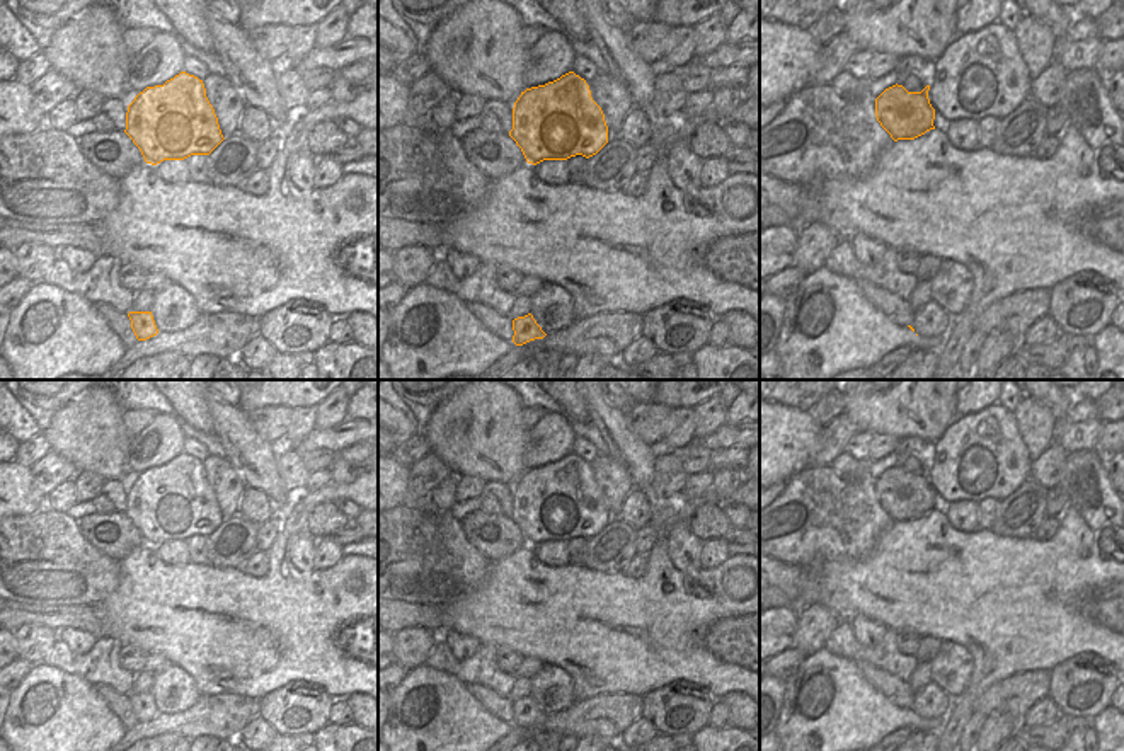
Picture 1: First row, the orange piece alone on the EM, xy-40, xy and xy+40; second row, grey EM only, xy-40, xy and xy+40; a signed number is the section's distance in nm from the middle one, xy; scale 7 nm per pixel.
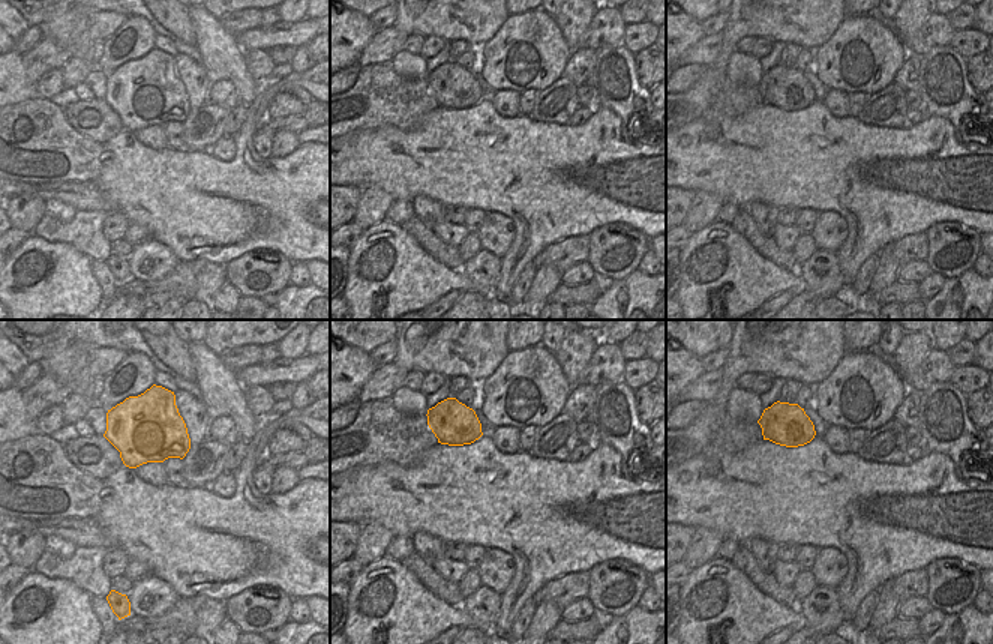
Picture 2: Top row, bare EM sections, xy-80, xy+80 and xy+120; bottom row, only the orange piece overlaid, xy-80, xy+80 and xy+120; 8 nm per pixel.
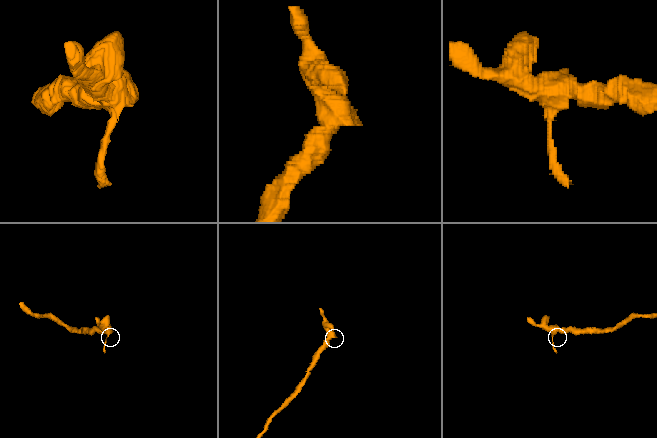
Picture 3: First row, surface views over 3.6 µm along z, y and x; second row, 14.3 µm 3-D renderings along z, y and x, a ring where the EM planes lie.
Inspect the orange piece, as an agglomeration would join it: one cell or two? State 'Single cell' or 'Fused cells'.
Fused cells

